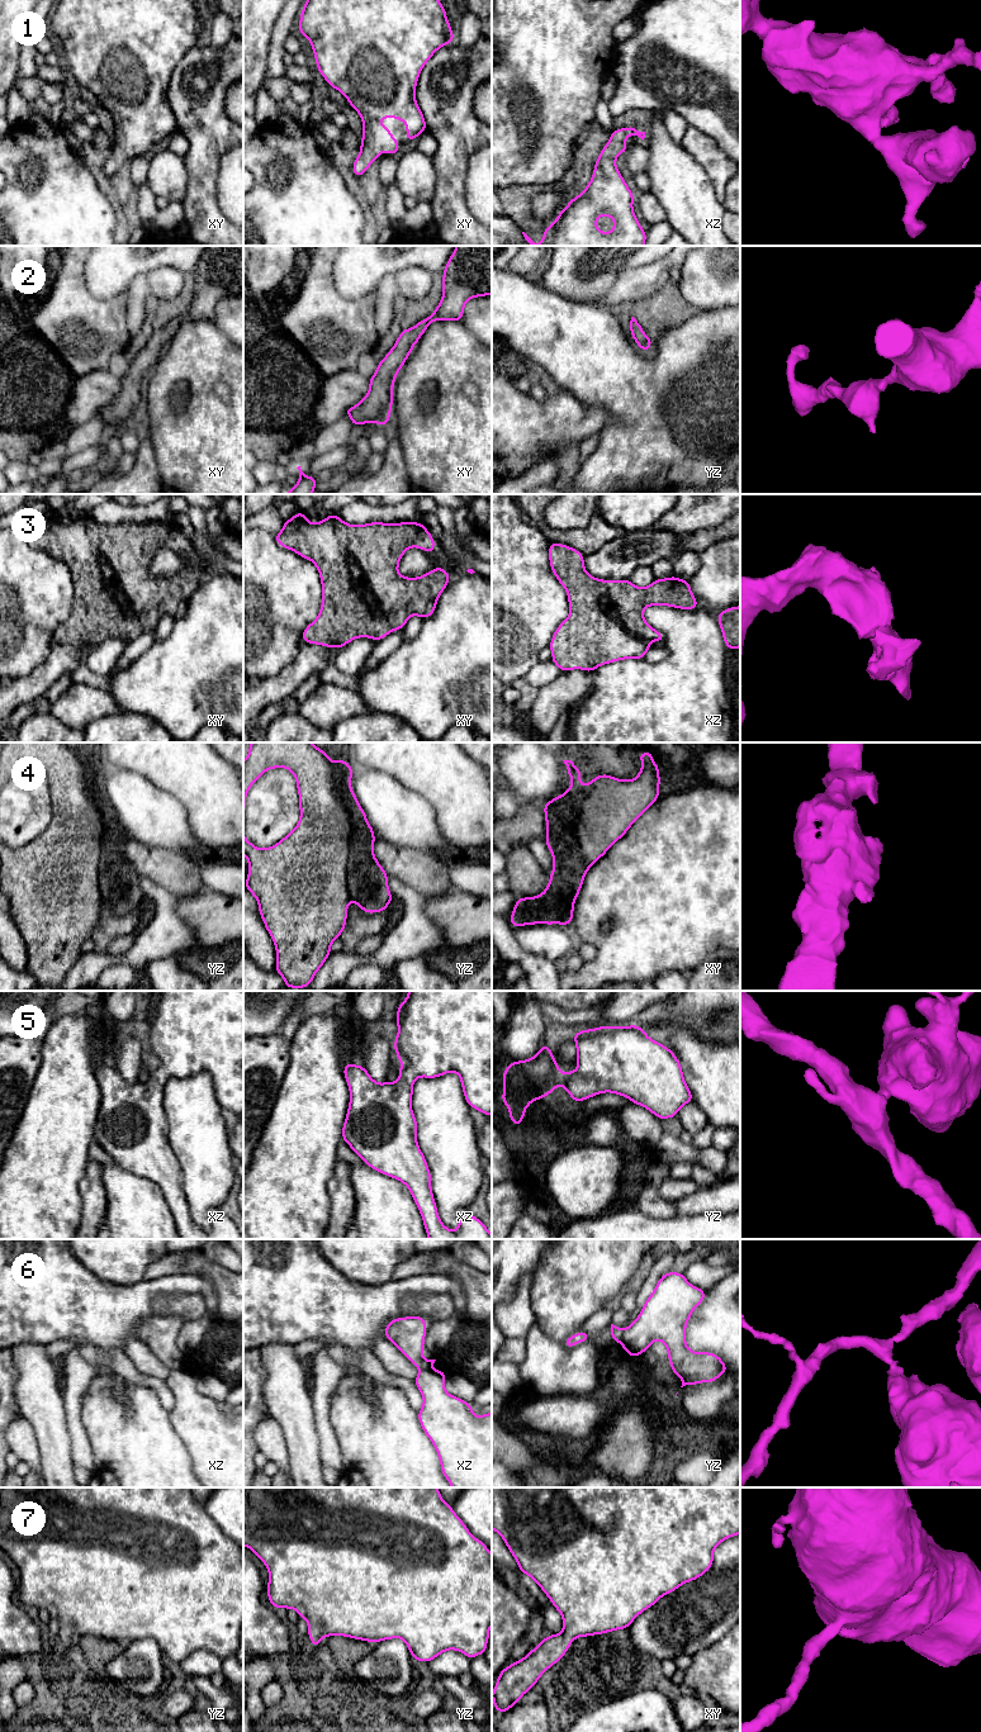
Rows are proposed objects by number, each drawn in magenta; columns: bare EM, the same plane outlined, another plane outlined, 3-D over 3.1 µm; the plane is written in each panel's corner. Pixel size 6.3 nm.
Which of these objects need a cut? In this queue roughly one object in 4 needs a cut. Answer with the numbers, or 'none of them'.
4, 6

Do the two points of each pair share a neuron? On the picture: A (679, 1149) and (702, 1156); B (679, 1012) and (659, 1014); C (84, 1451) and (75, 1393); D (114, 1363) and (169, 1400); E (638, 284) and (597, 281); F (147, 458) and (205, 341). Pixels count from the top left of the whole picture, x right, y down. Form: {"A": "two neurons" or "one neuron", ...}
{"A": "one neuron", "B": "one neuron", "C": "one neuron", "D": "one neuron", "E": "two neurons", "F": "two neurons"}

